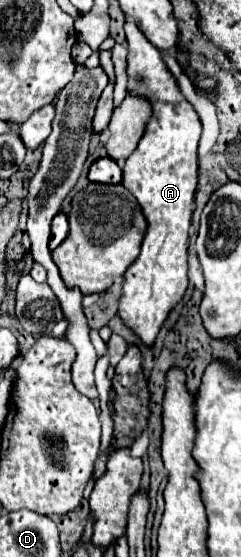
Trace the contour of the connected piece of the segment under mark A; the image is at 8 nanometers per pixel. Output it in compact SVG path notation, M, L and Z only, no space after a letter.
M133 19L125 21L125 33L129 41L129 91L151 99L153 117L149 119L137 149L123 165L123 185L135 195L149 227L139 257L125 271L119 315L143 343L151 345L169 311L179 303L187 289L187 239L199 171L197 147L201 139L201 121L193 105L181 95L159 49L151 45Z

